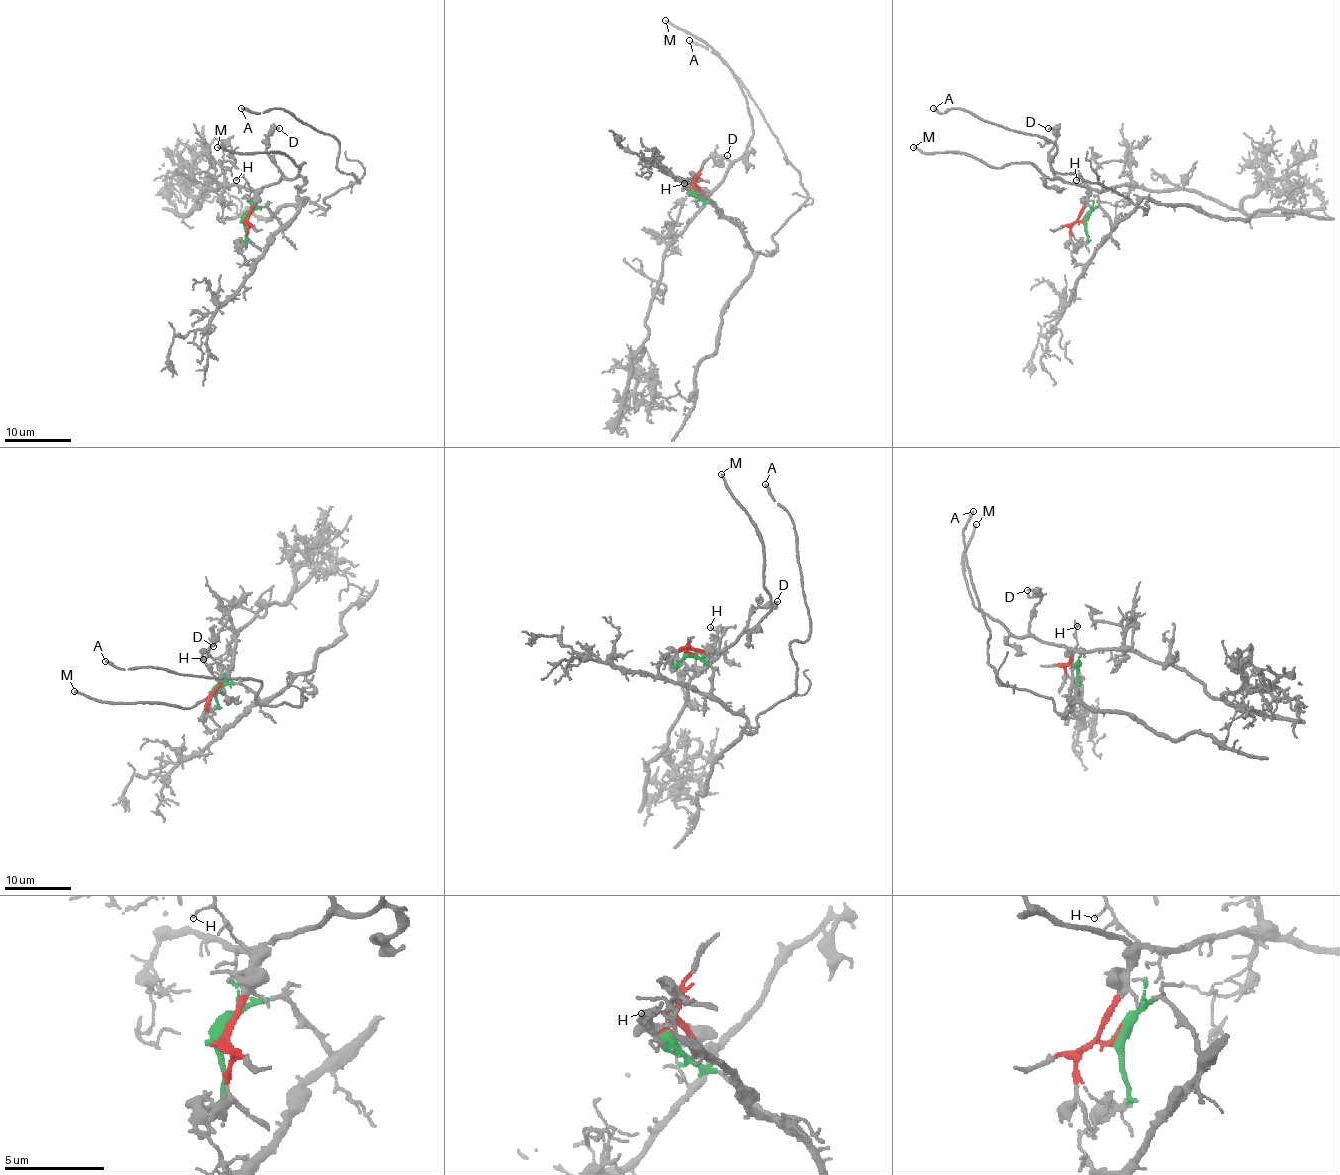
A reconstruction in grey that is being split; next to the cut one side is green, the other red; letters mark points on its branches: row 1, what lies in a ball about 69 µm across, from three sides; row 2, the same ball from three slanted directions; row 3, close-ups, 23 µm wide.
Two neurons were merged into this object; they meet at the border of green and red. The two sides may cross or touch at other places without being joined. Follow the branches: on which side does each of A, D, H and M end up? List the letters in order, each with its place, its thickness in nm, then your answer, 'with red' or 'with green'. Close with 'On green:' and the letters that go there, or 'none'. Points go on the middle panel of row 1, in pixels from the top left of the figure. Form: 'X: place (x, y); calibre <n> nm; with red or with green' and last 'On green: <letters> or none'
A: place (689, 40); calibre 240 nm; with green
D: place (727, 155); calibre 140 nm; with red
H: place (684, 183); calibre 100 nm; with red
M: place (665, 20); calibre 190 nm; with red
On green: A

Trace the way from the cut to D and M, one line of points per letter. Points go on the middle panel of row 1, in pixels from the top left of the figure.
D: (693, 189), (695, 184), (706, 194), (721, 179), (730, 163), (726, 158), (715, 156), (715, 163), (726, 155)
M: (693, 189), (695, 184), (706, 194), (723, 178), (753, 136), (753, 118), (730, 67), (703, 42), (665, 20)

